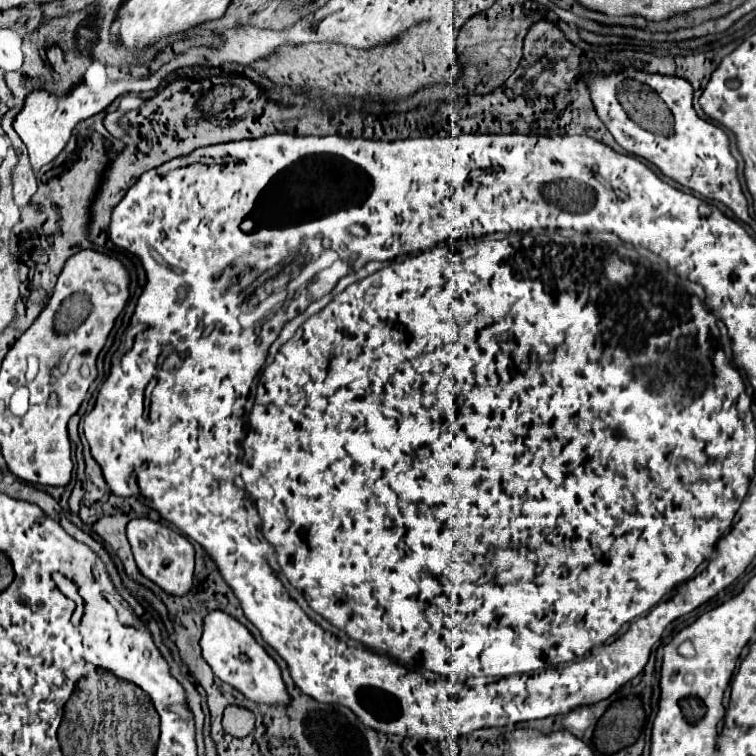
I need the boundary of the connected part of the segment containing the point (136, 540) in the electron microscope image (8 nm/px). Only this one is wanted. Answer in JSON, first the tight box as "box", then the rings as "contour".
{"box":[127,517,195,595],"contour":[[[141,517],[141,519],[129,521],[127,539],[133,547],[133,557],[135,557],[137,569],[141,571],[143,577],[157,583],[169,595],[185,595],[191,591],[195,549],[183,535],[179,535],[179,533],[171,531],[169,527],[155,523],[147,517]]]}

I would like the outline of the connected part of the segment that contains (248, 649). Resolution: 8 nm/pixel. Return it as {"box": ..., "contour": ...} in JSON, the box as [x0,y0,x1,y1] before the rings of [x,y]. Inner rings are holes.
{"box":[201,611,291,707],"contour":[[[211,611],[205,617],[205,625],[203,625],[201,653],[203,653],[203,659],[209,663],[209,667],[213,669],[213,673],[221,681],[235,687],[239,693],[243,693],[247,699],[255,703],[289,707],[291,697],[281,679],[279,665],[267,655],[267,651],[253,639],[247,627],[241,625],[237,619],[229,617],[223,611]]]}

